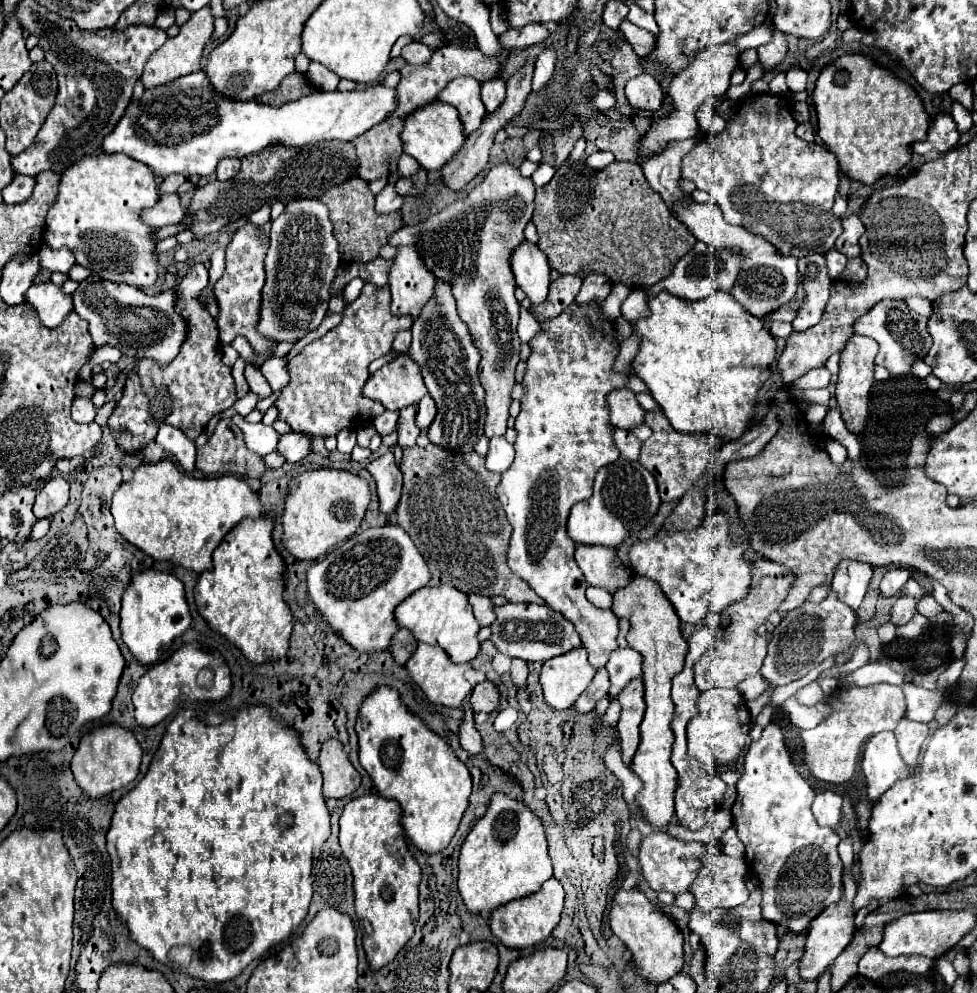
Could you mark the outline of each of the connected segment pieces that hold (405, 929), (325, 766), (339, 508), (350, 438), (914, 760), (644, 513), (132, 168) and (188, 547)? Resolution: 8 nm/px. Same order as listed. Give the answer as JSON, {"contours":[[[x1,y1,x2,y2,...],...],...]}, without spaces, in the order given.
{"contours":[[[380,794,350,800,340,816,340,846,354,874,356,914,372,926,372,934,364,936,366,958,372,968,384,968,396,958,396,952,412,938,412,914,418,914,420,866,406,846,400,816,400,804]],[[326,740,318,764,324,776,324,796,326,798,344,798,350,796,360,786,360,774,350,764,348,754,340,740]],[[308,470,290,482,288,498,282,516,282,544,300,560,318,560,334,546,350,538,362,524,370,504,368,482,346,470]],[[344,428,342,432,338,432,338,452,342,454,350,454,352,448,356,446,356,430,354,428]],[[902,718,900,724,896,726,894,730,896,738,898,738,898,748,900,748,900,754,904,758,904,762,914,768,918,764,918,754,920,754,920,748,928,736,928,726,922,724,922,722,914,722,914,720,908,720,908,718]],[[618,458,614,464,600,468,594,482,594,494,574,504,568,518,568,536,576,544,602,544,614,548,622,542,636,540,636,534,648,524,648,518,656,514,660,496,654,476,638,462]],[[124,154,84,156,84,160,78,160,76,164,72,164,72,168,68,168,62,174,58,200,46,216,46,244,50,248,68,246,76,256,76,264,92,270,92,274,96,274,102,280,110,280,116,284,132,284,140,290,150,288,158,280,158,252,154,228,144,224,140,220,140,214,142,210,152,208,158,200,158,184,148,166]],[[172,460,138,466,132,478,114,492,112,516,116,530,154,560,168,560,194,572,212,570,212,552,224,534,244,518,262,514,260,498,250,486,232,474,196,478,182,472]]]}

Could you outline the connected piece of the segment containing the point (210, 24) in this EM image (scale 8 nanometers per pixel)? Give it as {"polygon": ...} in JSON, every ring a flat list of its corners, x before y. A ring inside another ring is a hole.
{"polygon":[[204,6,200,8,196,14,190,16,190,20,186,24,180,26,180,32,178,36,174,38,168,38,164,46,160,46,148,60,148,64,144,66,144,74,142,74,142,82,146,88,154,88,156,84,166,84,166,82,172,82,174,78,178,76,184,76,184,74,190,74,194,70,200,68,198,60,202,56,202,50,204,50,204,44,210,40,214,32,214,16,210,12,210,6]]}

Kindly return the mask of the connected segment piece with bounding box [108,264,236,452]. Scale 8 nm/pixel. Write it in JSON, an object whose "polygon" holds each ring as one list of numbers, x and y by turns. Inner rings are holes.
{"polygon":[[194,264,176,288,174,310,186,318,186,340,180,346,178,356,166,366,142,358,128,374,124,394,108,420,108,428,124,452,142,450,162,424,172,424,194,440,204,432,204,424,208,424,214,414,236,402,232,368,222,362,216,324,200,302,200,294,206,286,208,270,204,264]]}

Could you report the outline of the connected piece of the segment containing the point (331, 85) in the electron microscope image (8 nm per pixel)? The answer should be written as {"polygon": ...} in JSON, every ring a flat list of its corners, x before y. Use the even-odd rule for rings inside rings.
{"polygon":[[316,62,310,64,310,68,306,72,306,78,310,80,310,84,316,90,336,90,338,80,340,80,332,70,328,70,328,68,324,68,322,64,316,64]]}

